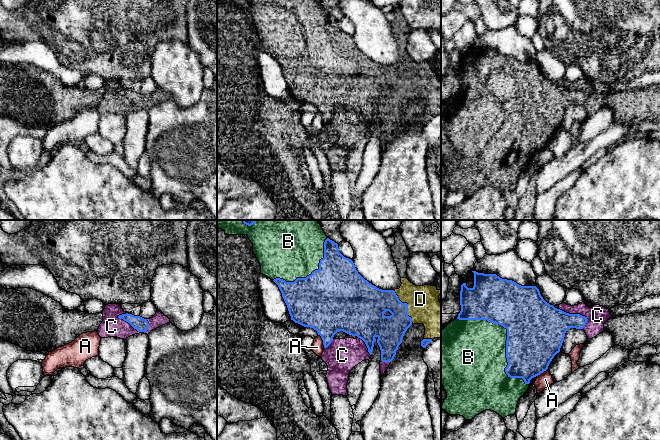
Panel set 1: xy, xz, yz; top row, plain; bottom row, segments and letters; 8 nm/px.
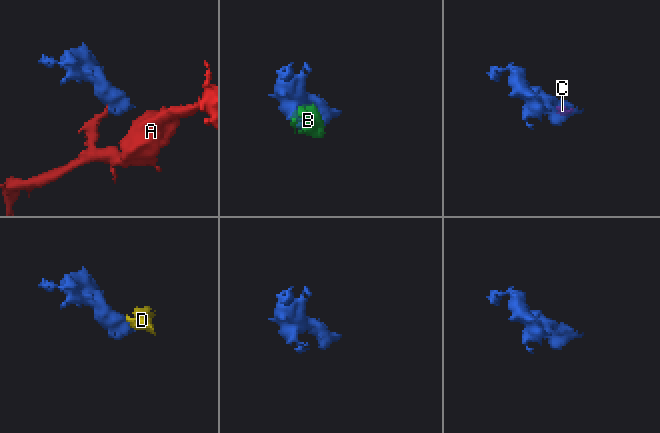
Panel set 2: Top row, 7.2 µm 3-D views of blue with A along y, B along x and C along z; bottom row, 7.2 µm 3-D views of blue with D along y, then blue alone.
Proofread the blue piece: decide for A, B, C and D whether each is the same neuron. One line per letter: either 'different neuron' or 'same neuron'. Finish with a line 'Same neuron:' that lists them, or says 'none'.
A: different neuron
B: same neuron
C: same neuron
D: same neuron
Same neuron: B, C, D

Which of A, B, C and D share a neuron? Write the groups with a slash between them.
A / B C D

